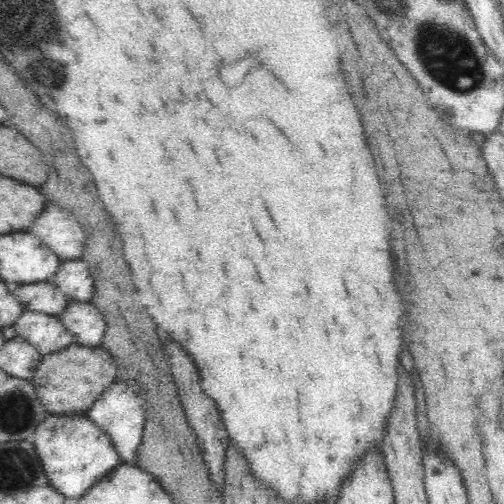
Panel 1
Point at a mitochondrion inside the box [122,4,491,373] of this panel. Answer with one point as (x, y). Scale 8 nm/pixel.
(448, 54)

